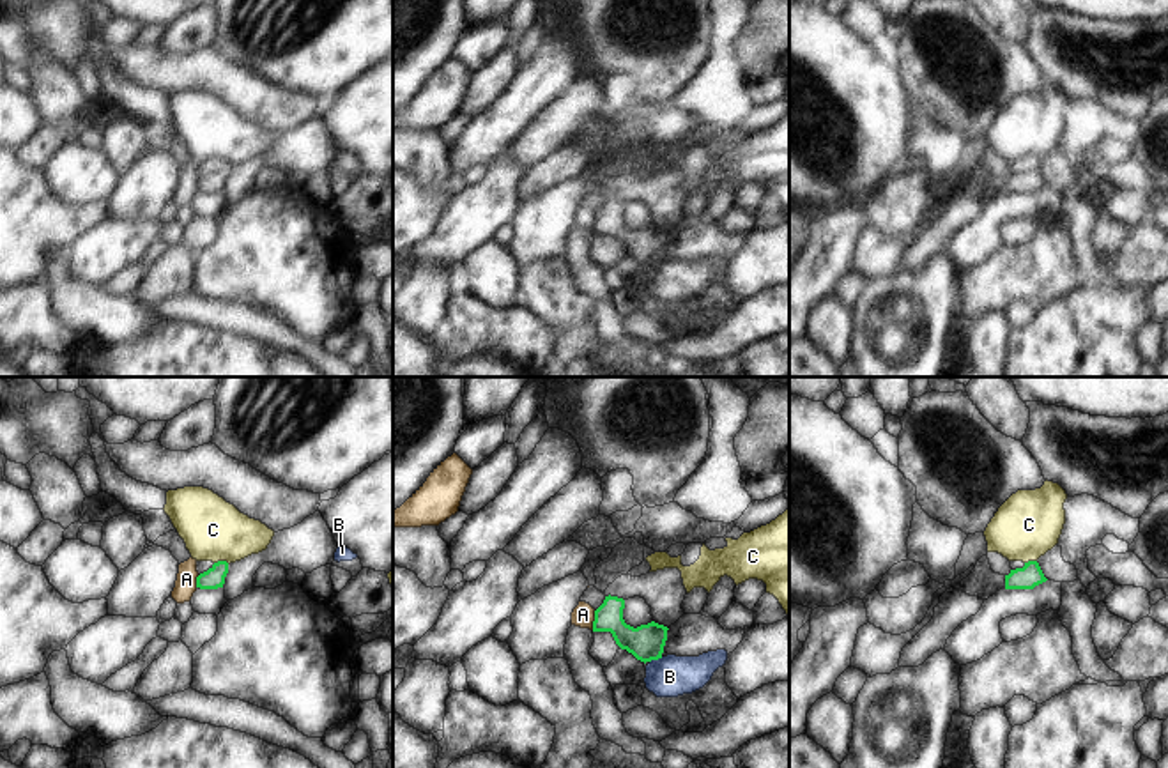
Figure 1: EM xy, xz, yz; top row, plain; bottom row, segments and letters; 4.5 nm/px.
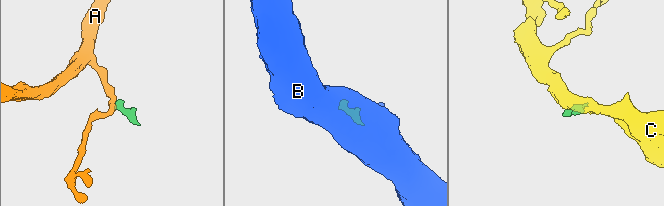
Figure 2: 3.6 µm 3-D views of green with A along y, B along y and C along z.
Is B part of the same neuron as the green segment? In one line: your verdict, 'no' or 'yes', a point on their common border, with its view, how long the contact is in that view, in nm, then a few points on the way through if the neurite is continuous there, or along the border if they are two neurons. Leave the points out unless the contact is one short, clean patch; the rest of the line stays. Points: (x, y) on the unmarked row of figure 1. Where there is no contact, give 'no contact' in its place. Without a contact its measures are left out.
no | xz (655, 262) | 70 nm | along xz (662, 261), (650, 266)

